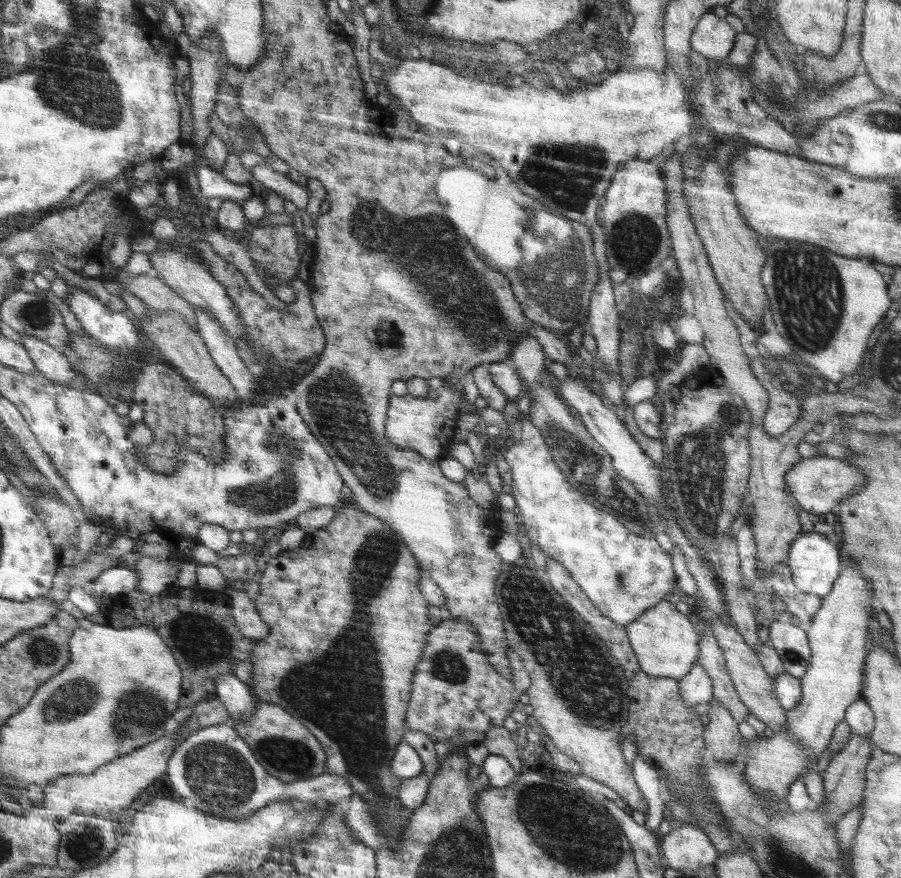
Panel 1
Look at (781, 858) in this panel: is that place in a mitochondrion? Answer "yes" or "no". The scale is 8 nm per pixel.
yes

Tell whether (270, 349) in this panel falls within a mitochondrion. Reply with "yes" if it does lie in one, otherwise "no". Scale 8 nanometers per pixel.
no

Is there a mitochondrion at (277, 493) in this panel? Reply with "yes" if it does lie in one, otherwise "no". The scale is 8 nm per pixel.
yes

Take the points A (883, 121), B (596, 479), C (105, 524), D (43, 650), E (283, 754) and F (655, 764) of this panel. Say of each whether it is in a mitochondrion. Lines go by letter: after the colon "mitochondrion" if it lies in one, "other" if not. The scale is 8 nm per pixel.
A: mitochondrion
B: mitochondrion
C: other
D: mitochondrion
E: mitochondrion
F: other

